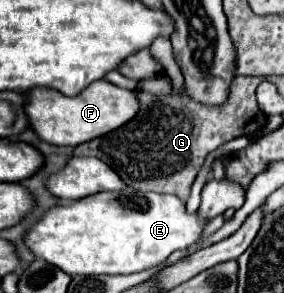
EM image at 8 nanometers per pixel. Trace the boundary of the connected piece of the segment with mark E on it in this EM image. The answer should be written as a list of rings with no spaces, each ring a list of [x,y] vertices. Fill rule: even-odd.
[[[126,188],[50,208],[26,234],[26,244],[36,258],[58,266],[70,276],[132,274],[160,266],[172,252],[190,248],[202,236],[206,224],[208,220],[198,212],[188,214],[184,202],[174,194]]]

